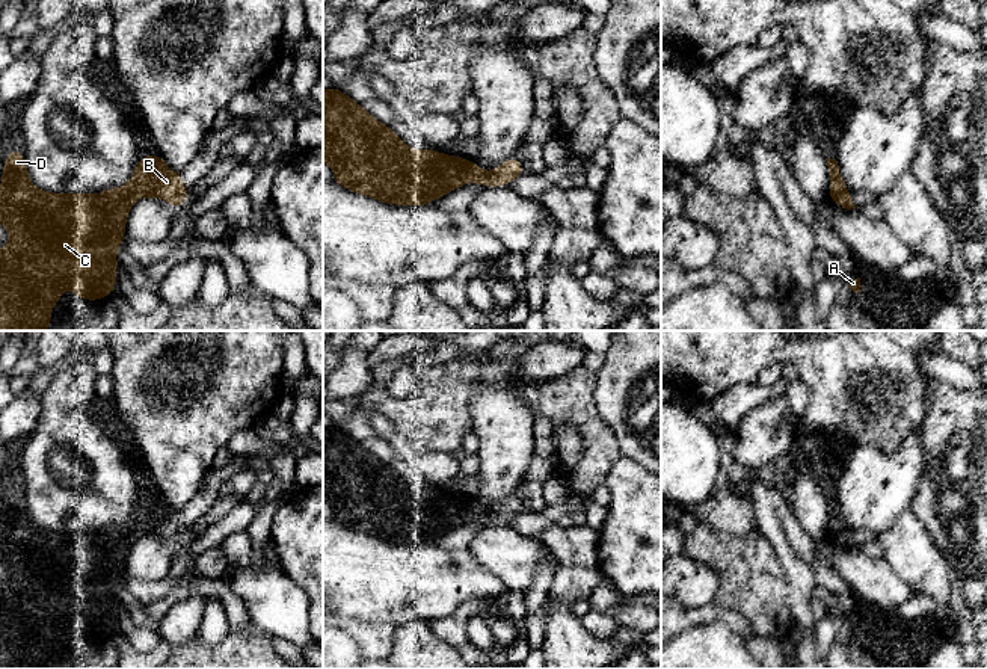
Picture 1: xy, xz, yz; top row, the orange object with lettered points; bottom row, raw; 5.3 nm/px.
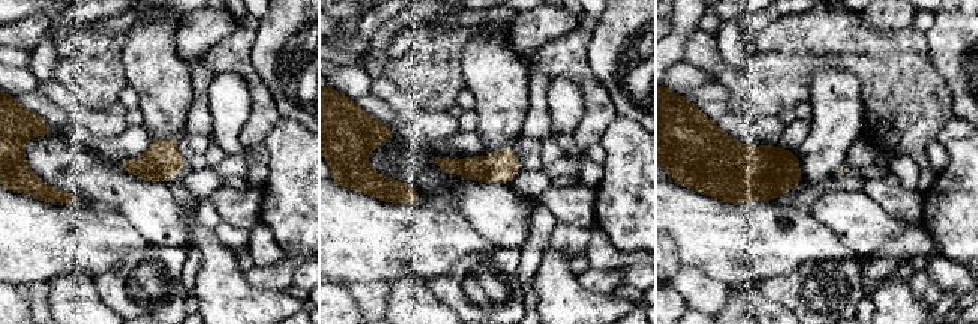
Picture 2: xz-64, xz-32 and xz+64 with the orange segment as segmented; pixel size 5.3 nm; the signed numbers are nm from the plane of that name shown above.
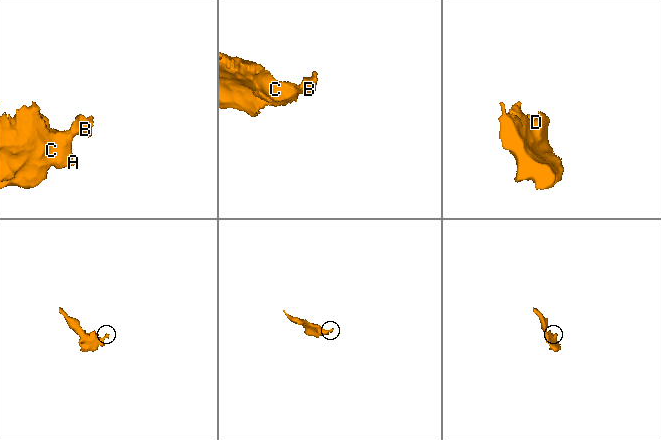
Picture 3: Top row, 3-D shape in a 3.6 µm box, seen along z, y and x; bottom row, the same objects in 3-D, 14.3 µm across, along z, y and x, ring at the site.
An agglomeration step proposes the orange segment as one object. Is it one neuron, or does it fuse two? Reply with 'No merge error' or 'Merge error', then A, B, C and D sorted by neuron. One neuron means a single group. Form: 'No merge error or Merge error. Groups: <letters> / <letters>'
No merge error. Groups: A B C D

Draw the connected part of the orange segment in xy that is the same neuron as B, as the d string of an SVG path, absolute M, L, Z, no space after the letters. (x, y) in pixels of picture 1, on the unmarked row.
M18 486L6 492L0 523L0 563L9 569L9 581L0 587L0 669L47 669L53 657L51 645L60 639L68 627L74 627L83 639L103 639L106 633L118 628L116 587L125 575L125 560L137 538L154 535L172 545L183 545L187 535L187 524L181 512L169 506L160 492L142 494L124 526L110 526L101 532L54 532L33 524L30 519L26 495Z

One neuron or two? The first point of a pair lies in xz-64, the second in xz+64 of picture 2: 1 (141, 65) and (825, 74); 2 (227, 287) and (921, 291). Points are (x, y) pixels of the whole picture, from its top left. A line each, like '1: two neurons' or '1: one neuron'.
1: one neuron
2: two neurons

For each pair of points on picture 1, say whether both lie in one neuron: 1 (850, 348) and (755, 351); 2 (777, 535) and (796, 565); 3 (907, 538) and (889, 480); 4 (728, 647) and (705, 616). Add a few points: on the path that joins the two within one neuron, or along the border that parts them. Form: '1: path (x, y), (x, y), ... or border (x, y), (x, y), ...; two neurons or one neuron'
1: path (826, 348), (779, 348); one neuron
2: path (779, 542), (788, 558); one neuron
3: border (909, 506), (877, 538); two neurons
4: border (716, 616), (676, 635); two neurons

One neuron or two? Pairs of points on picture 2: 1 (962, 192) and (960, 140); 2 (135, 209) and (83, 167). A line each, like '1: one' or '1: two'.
1: one
2: one

